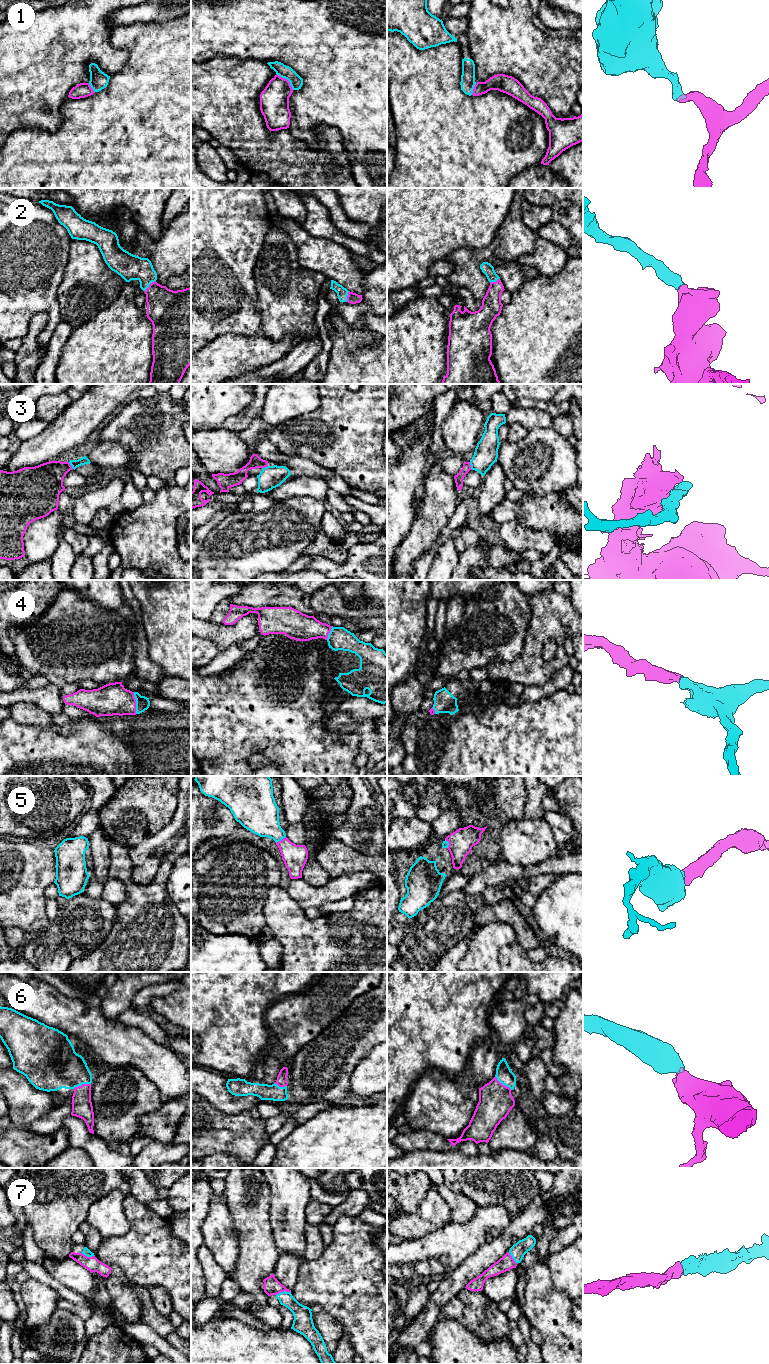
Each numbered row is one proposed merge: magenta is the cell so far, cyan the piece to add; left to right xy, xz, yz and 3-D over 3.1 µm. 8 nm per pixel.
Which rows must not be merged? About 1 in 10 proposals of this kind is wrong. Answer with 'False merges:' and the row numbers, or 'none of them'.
False merges: 3

